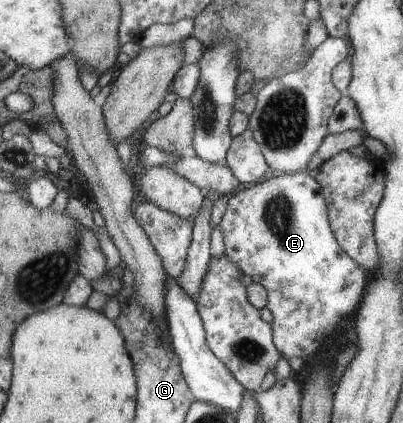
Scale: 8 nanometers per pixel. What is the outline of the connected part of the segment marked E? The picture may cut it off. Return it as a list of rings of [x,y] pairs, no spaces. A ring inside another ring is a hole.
[[[297,170],[293,173],[288,174],[273,174],[269,177],[264,177],[258,182],[252,185],[245,185],[245,188],[240,188],[239,190],[233,192],[232,196],[228,197],[227,205],[225,206],[225,211],[221,217],[218,226],[221,229],[222,240],[224,245],[225,257],[229,262],[235,264],[242,274],[249,275],[252,281],[259,283],[266,289],[266,308],[272,313],[273,326],[273,341],[276,343],[276,348],[281,354],[282,358],[291,359],[291,357],[299,357],[299,359],[305,359],[309,355],[313,355],[323,339],[333,332],[335,329],[344,326],[346,323],[352,320],[357,307],[360,305],[361,293],[363,293],[363,287],[365,287],[365,274],[357,262],[354,262],[352,258],[348,256],[340,248],[338,243],[335,243],[336,238],[331,235],[331,226],[327,223],[328,211],[325,211],[326,201],[324,200],[324,194],[320,189],[320,185],[317,183],[316,178],[307,175],[306,170]]]

